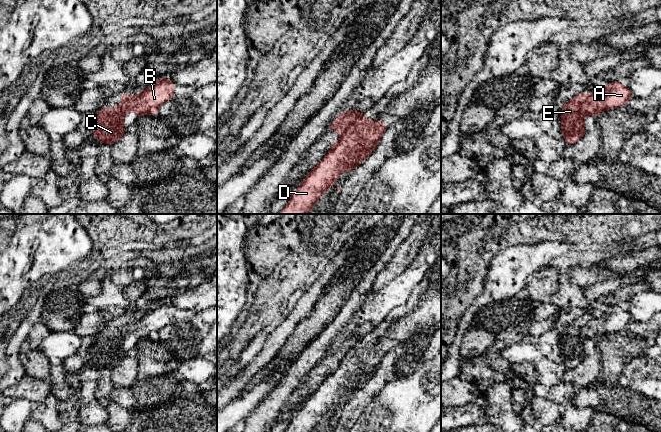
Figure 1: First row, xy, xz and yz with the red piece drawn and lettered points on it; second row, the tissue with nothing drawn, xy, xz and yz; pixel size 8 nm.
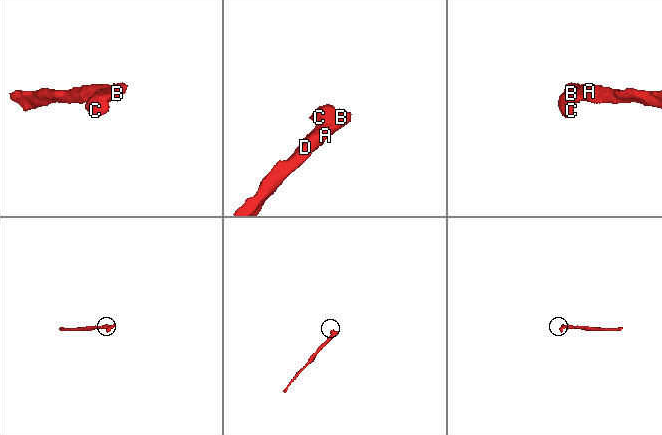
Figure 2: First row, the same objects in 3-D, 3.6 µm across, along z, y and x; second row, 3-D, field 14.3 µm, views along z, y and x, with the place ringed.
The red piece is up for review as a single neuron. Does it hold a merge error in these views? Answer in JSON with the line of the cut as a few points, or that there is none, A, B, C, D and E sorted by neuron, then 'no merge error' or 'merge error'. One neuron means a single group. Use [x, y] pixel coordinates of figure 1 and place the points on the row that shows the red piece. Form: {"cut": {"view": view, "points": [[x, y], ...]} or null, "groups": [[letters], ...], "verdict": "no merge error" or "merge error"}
{"cut": {"view": "xz", "points": [[362, 117], [353, 124], [341, 141], [332, 145]]}, "groups": [["A", "B", "D"], ["C", "E"]], "verdict": "merge error"}

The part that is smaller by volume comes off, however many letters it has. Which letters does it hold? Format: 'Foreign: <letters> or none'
Foreign: C, E

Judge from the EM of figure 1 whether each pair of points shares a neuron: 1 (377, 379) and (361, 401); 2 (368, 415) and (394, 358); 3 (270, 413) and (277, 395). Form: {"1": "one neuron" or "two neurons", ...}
{"1": "one neuron", "2": "two neurons", "3": "one neuron"}

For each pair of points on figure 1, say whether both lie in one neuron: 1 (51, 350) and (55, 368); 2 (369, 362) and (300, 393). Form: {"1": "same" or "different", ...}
{"1": "different", "2": "different"}

